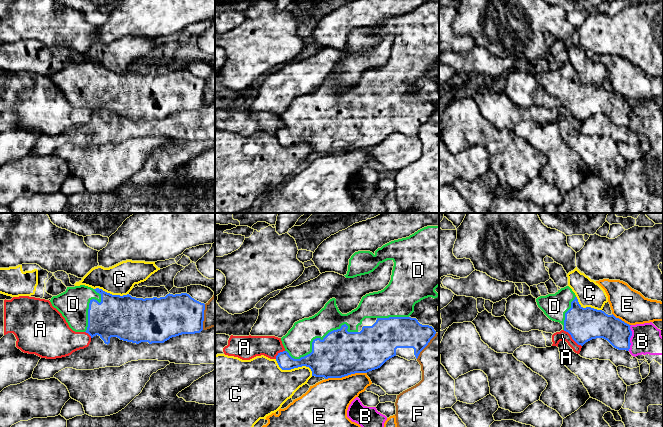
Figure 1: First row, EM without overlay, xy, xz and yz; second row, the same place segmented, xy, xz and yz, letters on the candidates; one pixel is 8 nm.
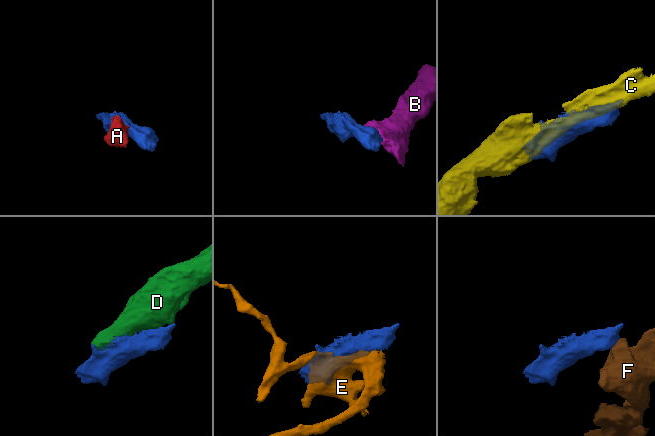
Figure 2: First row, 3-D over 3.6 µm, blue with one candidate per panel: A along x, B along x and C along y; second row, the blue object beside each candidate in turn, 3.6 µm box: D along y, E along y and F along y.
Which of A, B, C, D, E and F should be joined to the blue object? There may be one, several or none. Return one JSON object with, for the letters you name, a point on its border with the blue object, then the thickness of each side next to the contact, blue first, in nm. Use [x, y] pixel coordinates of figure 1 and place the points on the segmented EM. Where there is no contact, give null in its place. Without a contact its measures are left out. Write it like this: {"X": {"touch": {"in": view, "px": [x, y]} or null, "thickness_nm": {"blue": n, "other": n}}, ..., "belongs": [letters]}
{"D": {"touch": {"in": "xz", "px": [318, 338]}, "thickness_nm": {"blue": 360, "other": 220}}, "belongs": ["D"]}

